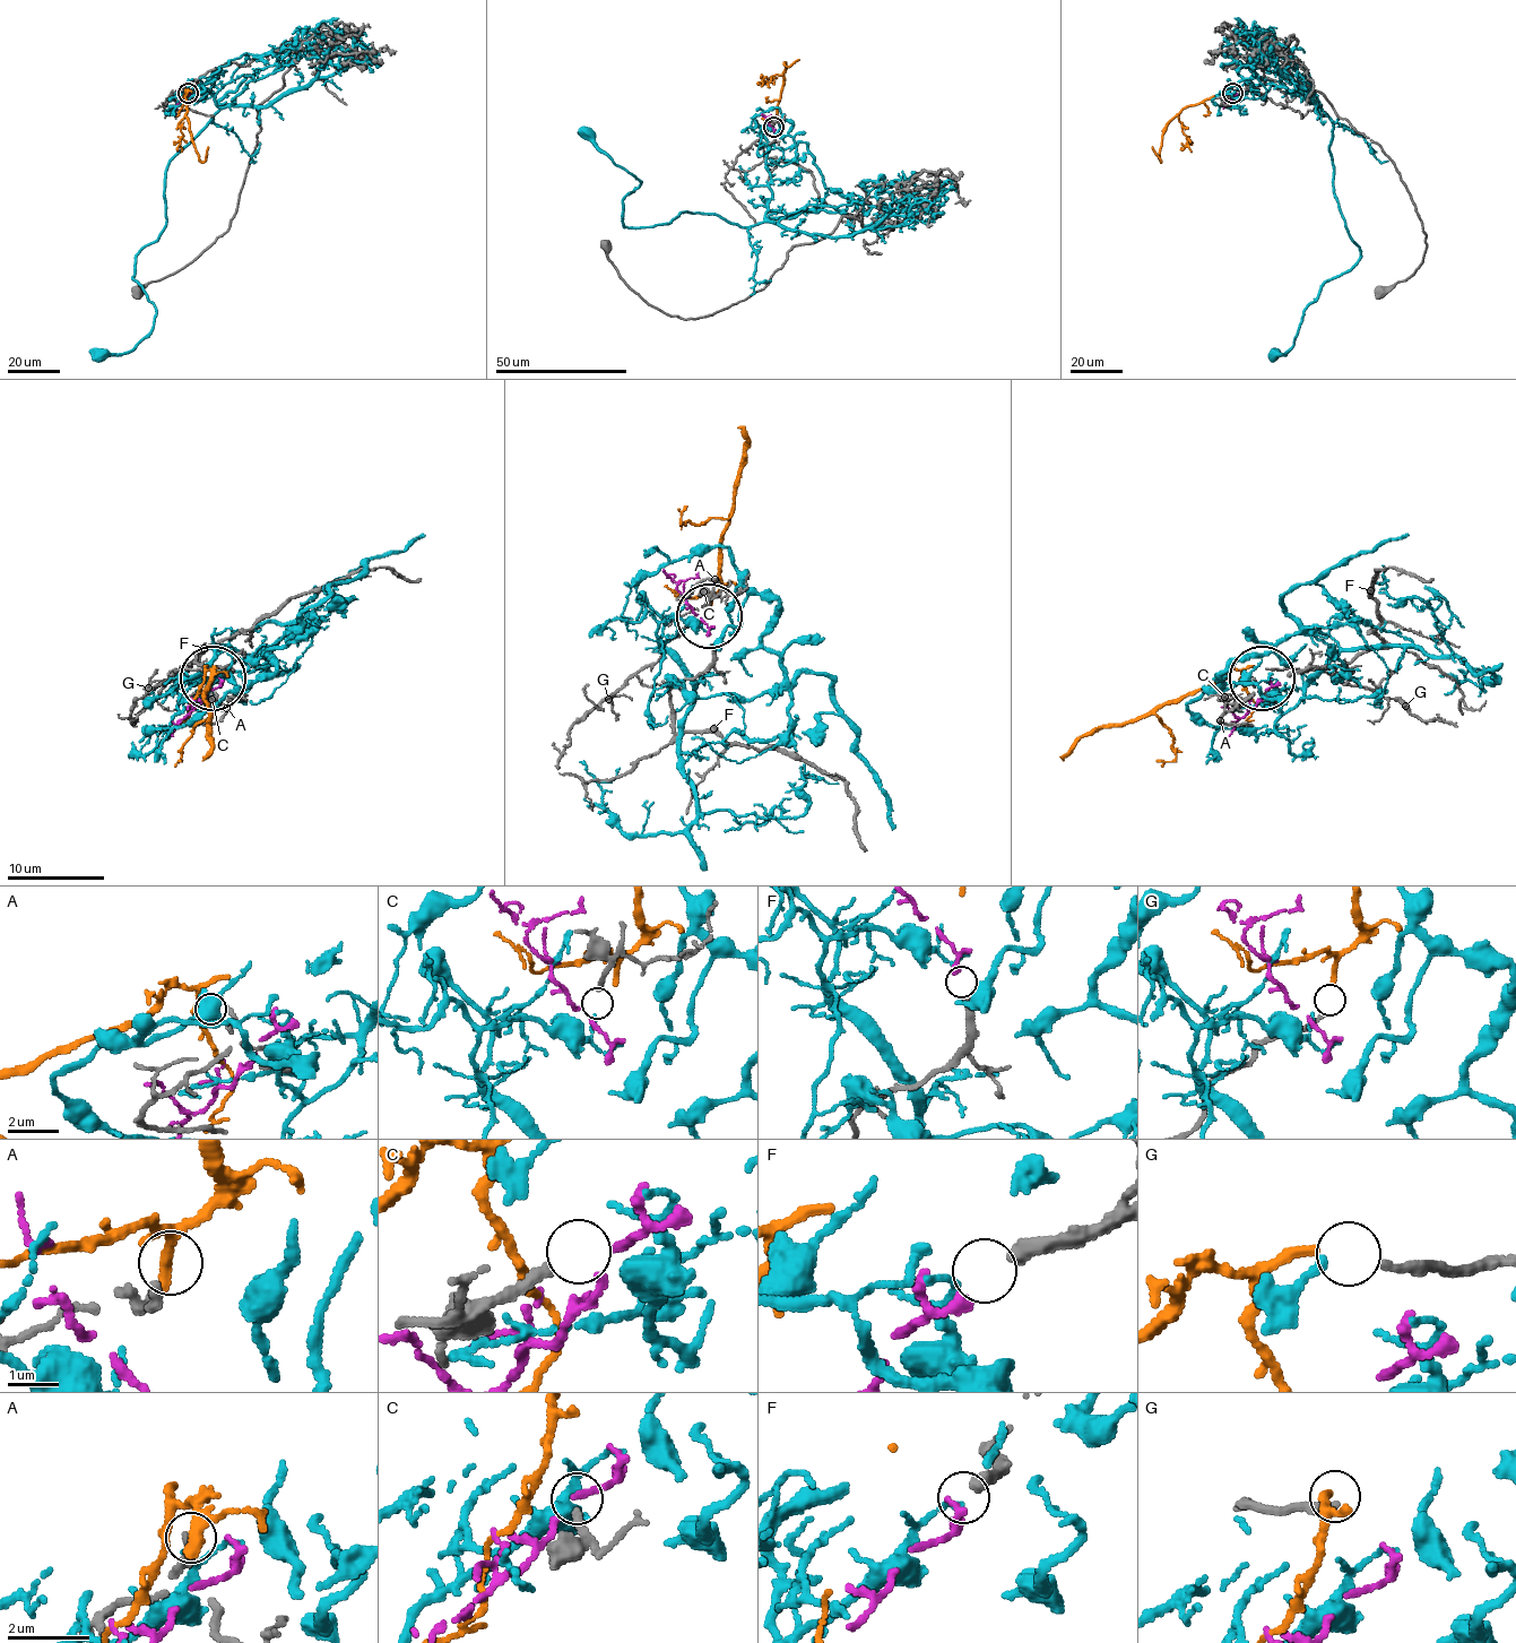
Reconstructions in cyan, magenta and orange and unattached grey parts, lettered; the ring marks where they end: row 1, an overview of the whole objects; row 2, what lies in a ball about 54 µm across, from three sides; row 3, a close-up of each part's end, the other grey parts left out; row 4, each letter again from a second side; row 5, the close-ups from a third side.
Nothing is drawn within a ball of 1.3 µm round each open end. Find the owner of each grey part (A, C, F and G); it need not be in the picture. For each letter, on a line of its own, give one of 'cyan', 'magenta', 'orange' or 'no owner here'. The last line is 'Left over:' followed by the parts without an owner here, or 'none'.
A: no owner here
C: no owner here
F: magenta
G: orange
Left over: A, C

